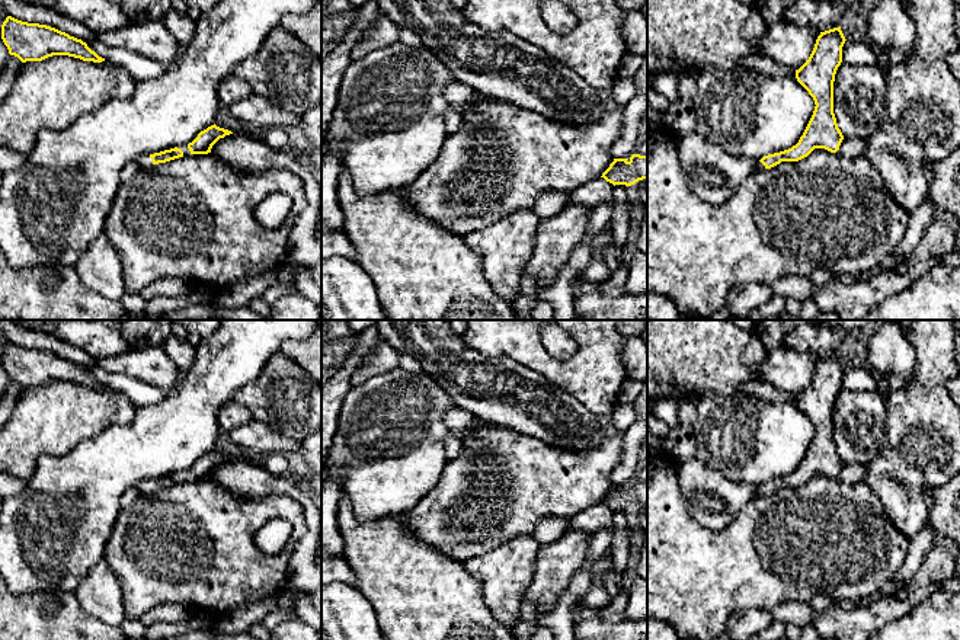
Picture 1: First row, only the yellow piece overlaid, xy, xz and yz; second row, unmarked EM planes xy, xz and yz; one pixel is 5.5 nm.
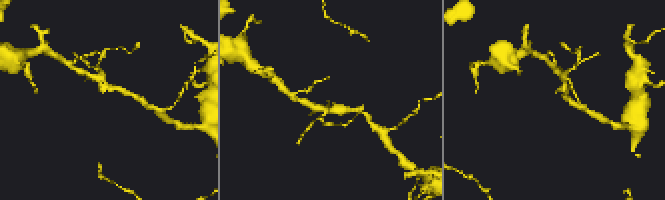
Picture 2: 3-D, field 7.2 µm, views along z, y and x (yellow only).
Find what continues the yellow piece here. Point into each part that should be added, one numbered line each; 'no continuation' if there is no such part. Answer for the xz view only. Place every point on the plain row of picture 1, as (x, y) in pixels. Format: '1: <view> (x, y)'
no continuation

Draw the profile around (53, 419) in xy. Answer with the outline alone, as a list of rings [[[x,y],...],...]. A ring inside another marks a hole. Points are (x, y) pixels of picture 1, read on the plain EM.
[[[52,381],[42,387],[22,388],[9,420],[0,429],[0,473],[29,480],[44,455],[61,457],[83,441],[95,438],[108,426],[128,425],[137,407],[121,391],[105,385],[83,387],[68,381]]]

